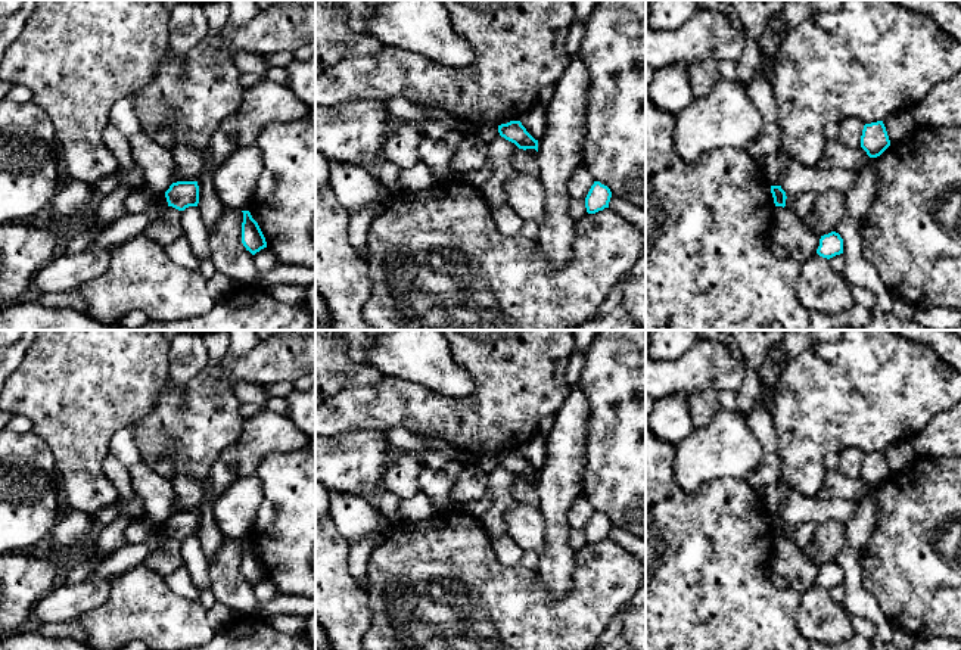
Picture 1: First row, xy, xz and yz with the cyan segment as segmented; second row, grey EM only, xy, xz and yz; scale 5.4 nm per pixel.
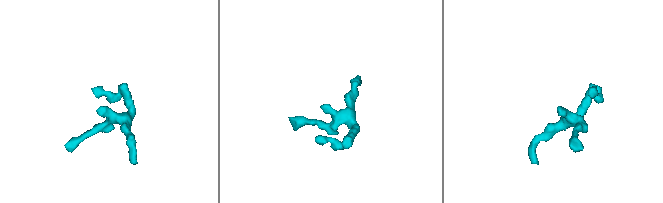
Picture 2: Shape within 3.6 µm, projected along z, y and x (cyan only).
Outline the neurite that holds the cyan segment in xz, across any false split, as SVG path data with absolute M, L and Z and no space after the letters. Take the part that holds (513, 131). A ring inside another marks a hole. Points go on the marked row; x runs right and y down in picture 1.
M510 121L498 125L498 133L506 140L514 143L519 149L535 149L538 152L538 140L535 140L520 121Z

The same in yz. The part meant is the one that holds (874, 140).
M883 121L865 124L861 136L861 147L870 158L880 156L890 146Z

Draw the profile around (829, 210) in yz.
M820 190L815 205L805 223L820 236L836 230L837 223L848 215L845 208L846 195L834 190Z

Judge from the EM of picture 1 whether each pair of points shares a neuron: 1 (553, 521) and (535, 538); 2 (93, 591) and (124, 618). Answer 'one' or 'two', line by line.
1: two
2: two

